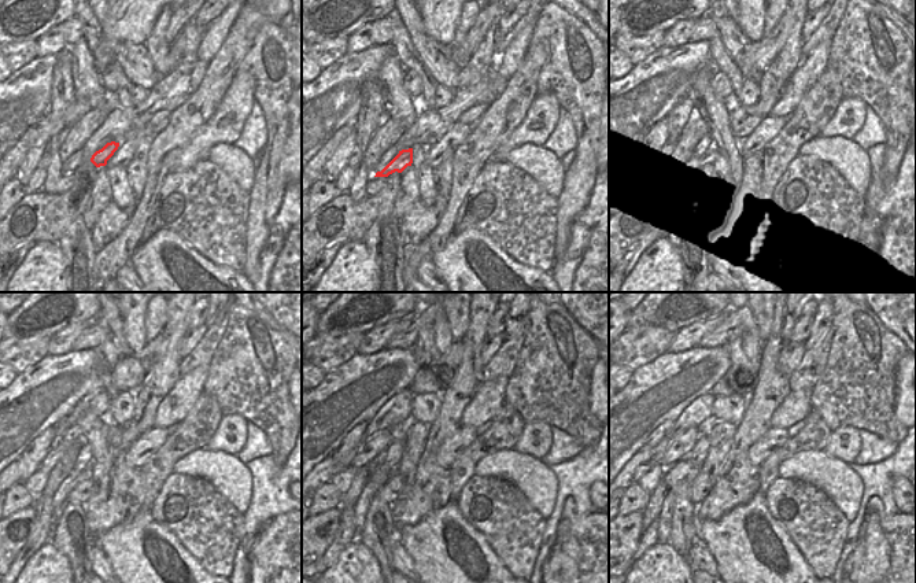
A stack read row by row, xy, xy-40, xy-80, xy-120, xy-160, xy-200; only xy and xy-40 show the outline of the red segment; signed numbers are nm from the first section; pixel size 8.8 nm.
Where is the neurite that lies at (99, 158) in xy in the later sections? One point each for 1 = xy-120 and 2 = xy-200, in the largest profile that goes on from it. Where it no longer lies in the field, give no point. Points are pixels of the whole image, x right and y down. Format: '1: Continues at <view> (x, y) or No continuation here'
1: Continues at xy-120 (59, 497)
2: Continues at xy-200 (664, 523).

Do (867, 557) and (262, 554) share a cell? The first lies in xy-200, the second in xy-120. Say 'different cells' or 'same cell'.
same cell

